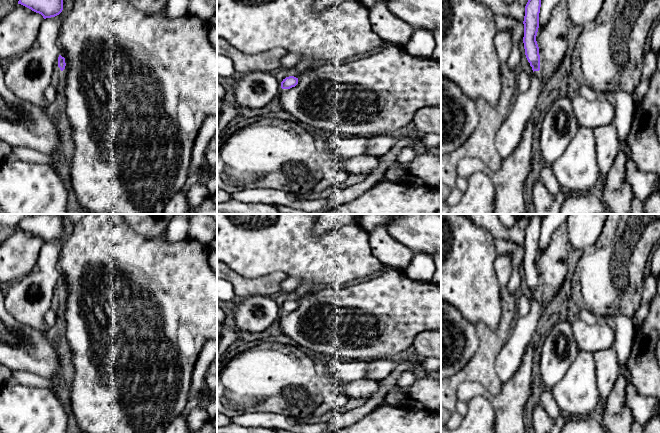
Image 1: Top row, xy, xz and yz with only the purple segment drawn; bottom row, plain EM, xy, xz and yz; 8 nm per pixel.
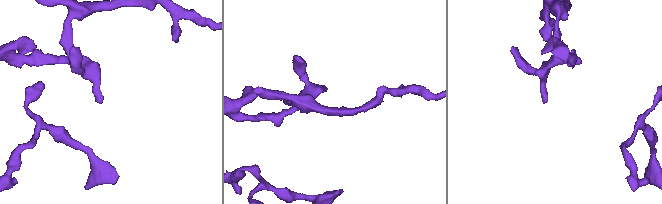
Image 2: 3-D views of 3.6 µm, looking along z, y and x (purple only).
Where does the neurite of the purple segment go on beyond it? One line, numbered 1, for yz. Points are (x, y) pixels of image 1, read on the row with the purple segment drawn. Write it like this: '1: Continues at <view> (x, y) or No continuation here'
1: Continues at yz (508, 136)

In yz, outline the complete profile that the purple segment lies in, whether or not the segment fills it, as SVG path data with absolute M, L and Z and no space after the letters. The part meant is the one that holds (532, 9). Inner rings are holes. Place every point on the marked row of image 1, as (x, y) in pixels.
M528 0L525 6L523 43L525 55L533 73L530 88L517 95L511 112L497 130L495 145L503 160L509 157L519 145L527 122L534 117L535 107L543 88L539 76L540 55L536 41L540 7L541 0Z

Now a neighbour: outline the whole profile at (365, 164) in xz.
M320 144L320 156L323 163L328 160L340 160L343 162L346 170L350 174L363 174L365 176L372 173L380 164L380 157L374 157L368 154L352 158L341 158L332 153L324 144Z

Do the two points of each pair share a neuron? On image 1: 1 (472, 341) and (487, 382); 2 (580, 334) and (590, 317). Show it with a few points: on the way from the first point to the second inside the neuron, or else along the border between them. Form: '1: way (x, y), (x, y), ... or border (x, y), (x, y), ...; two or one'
1: border (475, 326), (478, 348), (462, 369); two
2: border (579, 318), (589, 324), (594, 324), (598, 320); two

